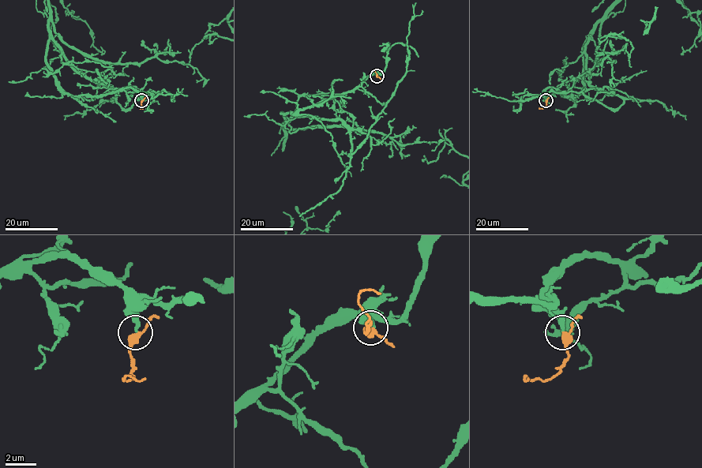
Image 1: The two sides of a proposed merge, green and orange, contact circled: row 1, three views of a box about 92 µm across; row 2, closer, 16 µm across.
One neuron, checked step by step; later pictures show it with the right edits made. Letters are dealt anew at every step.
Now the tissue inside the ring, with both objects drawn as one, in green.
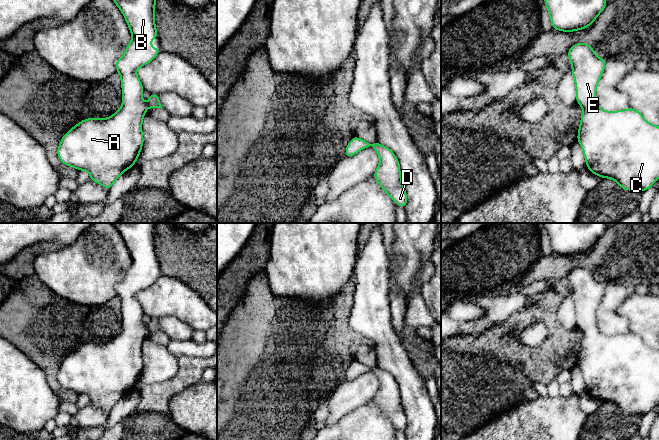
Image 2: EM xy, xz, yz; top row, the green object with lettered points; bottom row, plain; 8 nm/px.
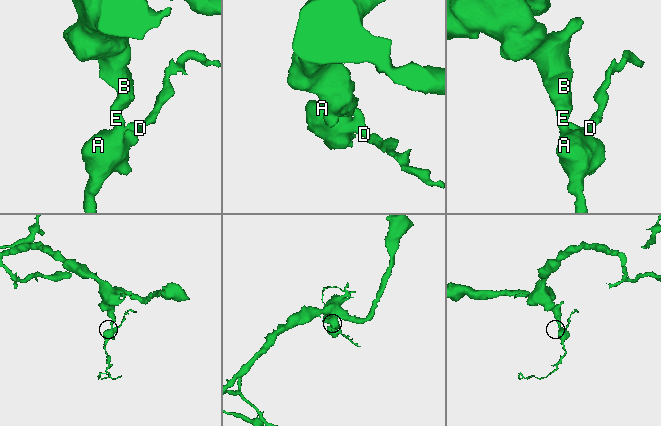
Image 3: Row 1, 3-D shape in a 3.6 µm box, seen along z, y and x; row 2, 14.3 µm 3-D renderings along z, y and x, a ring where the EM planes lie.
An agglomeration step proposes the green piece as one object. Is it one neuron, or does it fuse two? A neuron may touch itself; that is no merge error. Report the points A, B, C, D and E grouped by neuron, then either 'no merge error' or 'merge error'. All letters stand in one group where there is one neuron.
A B C D E | no merge error

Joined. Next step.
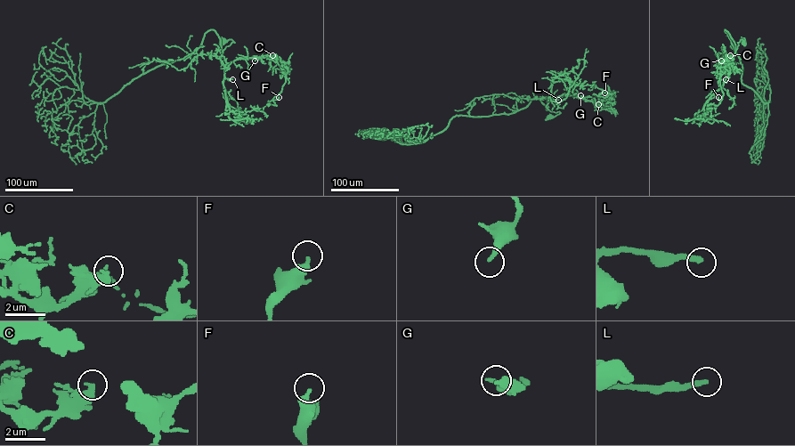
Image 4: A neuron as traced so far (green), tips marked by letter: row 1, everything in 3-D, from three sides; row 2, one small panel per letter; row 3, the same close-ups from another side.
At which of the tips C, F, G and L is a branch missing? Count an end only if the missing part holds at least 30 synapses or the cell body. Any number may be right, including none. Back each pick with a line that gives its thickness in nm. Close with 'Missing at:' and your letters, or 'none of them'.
L: Thickness 240 nm
Missing at: L

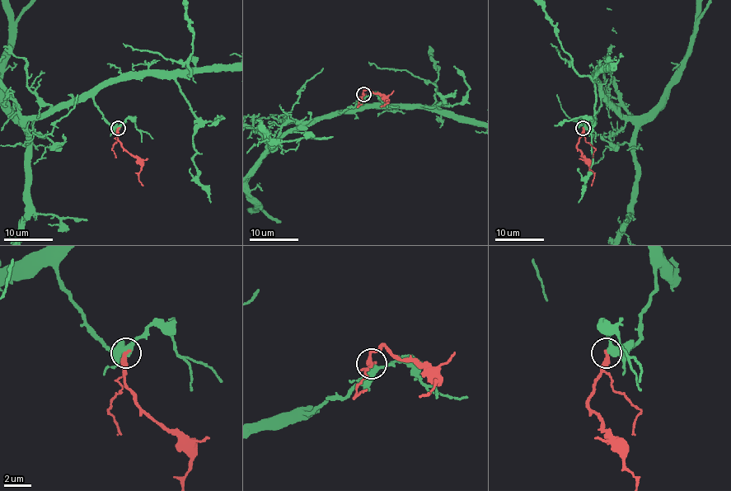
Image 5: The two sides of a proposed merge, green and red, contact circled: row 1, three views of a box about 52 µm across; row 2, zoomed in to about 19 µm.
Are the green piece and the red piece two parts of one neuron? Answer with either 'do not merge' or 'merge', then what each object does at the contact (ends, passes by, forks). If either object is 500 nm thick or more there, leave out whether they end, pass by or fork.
merge; green passes by; red ends there

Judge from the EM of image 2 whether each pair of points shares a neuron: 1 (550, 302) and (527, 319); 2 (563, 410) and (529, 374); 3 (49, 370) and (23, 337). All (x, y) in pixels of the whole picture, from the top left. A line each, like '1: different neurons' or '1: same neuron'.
1: same neuron
2: different neurons
3: same neuron

